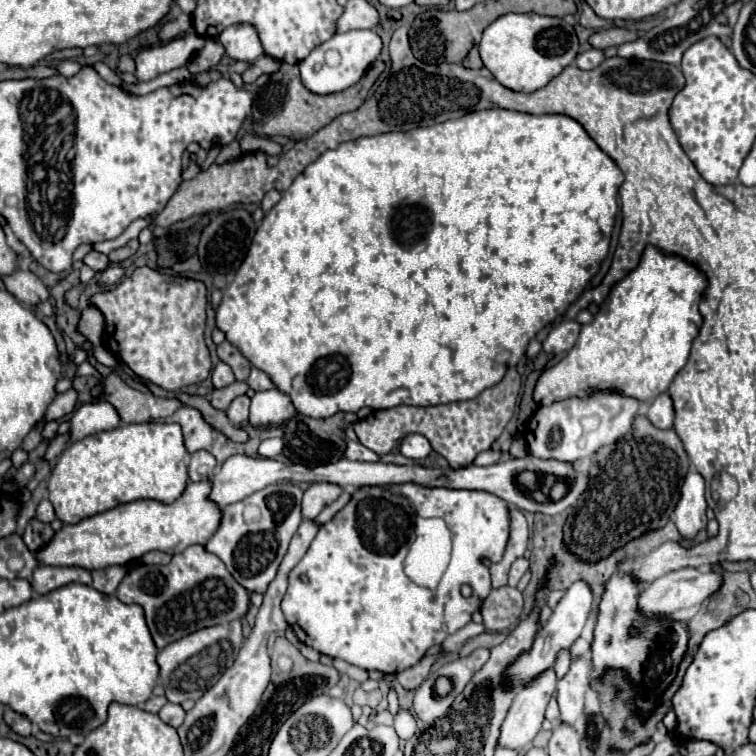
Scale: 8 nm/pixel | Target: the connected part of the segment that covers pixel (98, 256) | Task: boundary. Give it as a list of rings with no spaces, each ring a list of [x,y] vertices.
[[[94,249],[84,257],[84,263],[88,265],[88,267],[92,267],[94,271],[104,271],[108,265],[110,265],[110,259],[106,257],[106,255],[102,255],[102,253],[96,253]]]

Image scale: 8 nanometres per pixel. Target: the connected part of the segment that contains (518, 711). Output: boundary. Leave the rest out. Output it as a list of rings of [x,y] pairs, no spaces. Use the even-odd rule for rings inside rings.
[[[548,669],[548,673],[536,677],[536,681],[528,685],[528,689],[520,689],[502,723],[498,747],[508,747],[512,751],[520,751],[522,747],[526,747],[542,729],[544,709],[554,691],[556,691],[554,669]]]

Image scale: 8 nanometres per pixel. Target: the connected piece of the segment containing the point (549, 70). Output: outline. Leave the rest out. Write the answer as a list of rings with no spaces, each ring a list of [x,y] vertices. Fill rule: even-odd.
[[[508,13],[498,17],[484,29],[480,41],[480,57],[484,67],[504,87],[516,93],[534,93],[546,87],[568,67],[578,55],[578,39],[574,27],[560,17],[542,17],[536,13]]]

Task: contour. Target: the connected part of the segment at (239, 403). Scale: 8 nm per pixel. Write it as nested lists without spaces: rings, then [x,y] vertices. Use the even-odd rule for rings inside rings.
[[[246,395],[236,397],[236,399],[230,403],[226,415],[228,415],[228,419],[232,421],[232,425],[240,425],[242,421],[248,419],[248,407],[250,407],[250,399],[248,399]]]

